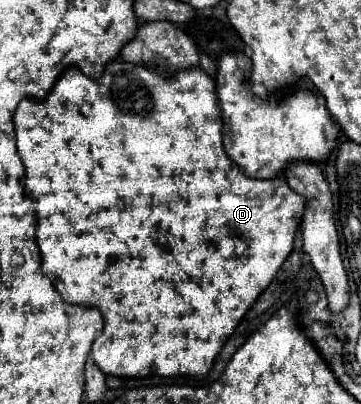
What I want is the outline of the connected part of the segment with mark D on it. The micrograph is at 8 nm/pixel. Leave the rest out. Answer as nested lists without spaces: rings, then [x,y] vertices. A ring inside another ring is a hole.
[[[112,60],[104,66],[100,78],[92,78],[80,72],[80,68],[66,68],[56,80],[54,88],[42,100],[26,98],[20,100],[16,114],[16,140],[18,156],[26,168],[24,196],[32,202],[36,214],[36,244],[42,256],[42,272],[50,278],[56,292],[68,304],[88,304],[98,306],[104,316],[104,330],[92,344],[92,360],[104,374],[134,378],[134,376],[206,376],[220,348],[234,332],[242,316],[272,282],[280,264],[286,260],[294,246],[294,234],[300,226],[304,214],[304,198],[296,194],[284,178],[248,178],[224,152],[222,146],[222,120],[220,108],[216,104],[214,80],[198,66],[188,70],[178,70],[174,74],[160,74],[156,68],[144,64],[132,64],[124,60]],[[236,240],[244,242],[246,252],[236,254]]]

